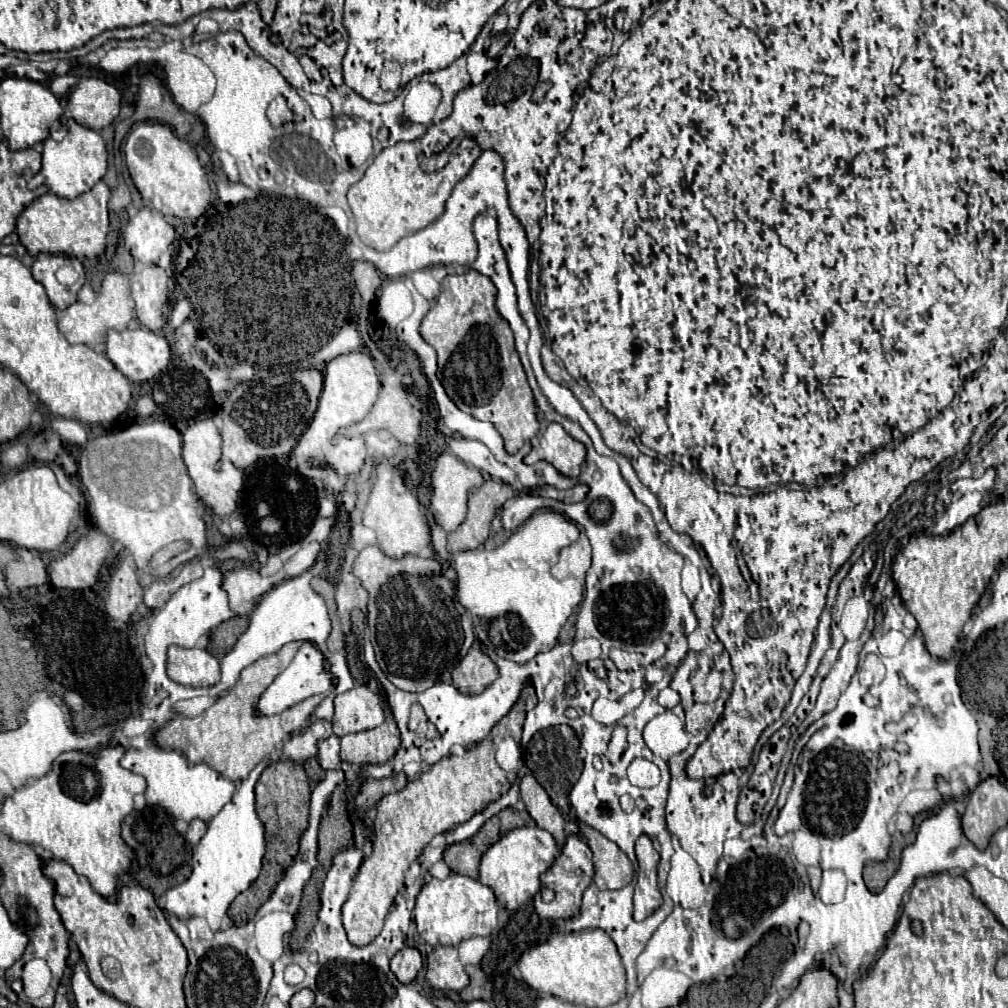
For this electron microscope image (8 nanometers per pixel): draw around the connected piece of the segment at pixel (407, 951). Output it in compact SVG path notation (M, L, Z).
M403 948L391 958L391 972L403 984L413 982L419 968L421 968L421 954L417 948Z

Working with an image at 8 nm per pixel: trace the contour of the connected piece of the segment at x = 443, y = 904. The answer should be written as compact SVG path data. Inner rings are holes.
M451 874L445 880L431 878L421 888L413 910L419 936L431 946L439 944L457 946L461 940L473 936L489 936L491 930L497 926L497 914L499 914L499 904L493 890L481 884L479 880L461 874Z

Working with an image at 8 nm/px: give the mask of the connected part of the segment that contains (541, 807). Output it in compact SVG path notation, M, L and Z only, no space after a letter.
M527 774L527 776L521 778L521 800L523 800L529 816L535 820L535 824L537 824L539 828L547 830L547 832L557 840L557 844L563 846L563 844L565 844L565 832L563 832L563 828L565 828L566 820L563 814L559 812L559 808L555 808L555 806L551 804L547 792L541 788L541 784L539 784L531 774Z

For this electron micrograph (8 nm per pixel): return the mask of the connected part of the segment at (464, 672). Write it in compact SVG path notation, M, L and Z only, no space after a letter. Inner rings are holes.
M471 648L469 654L451 672L453 684L461 694L481 694L493 680L497 680L497 666L487 654Z

